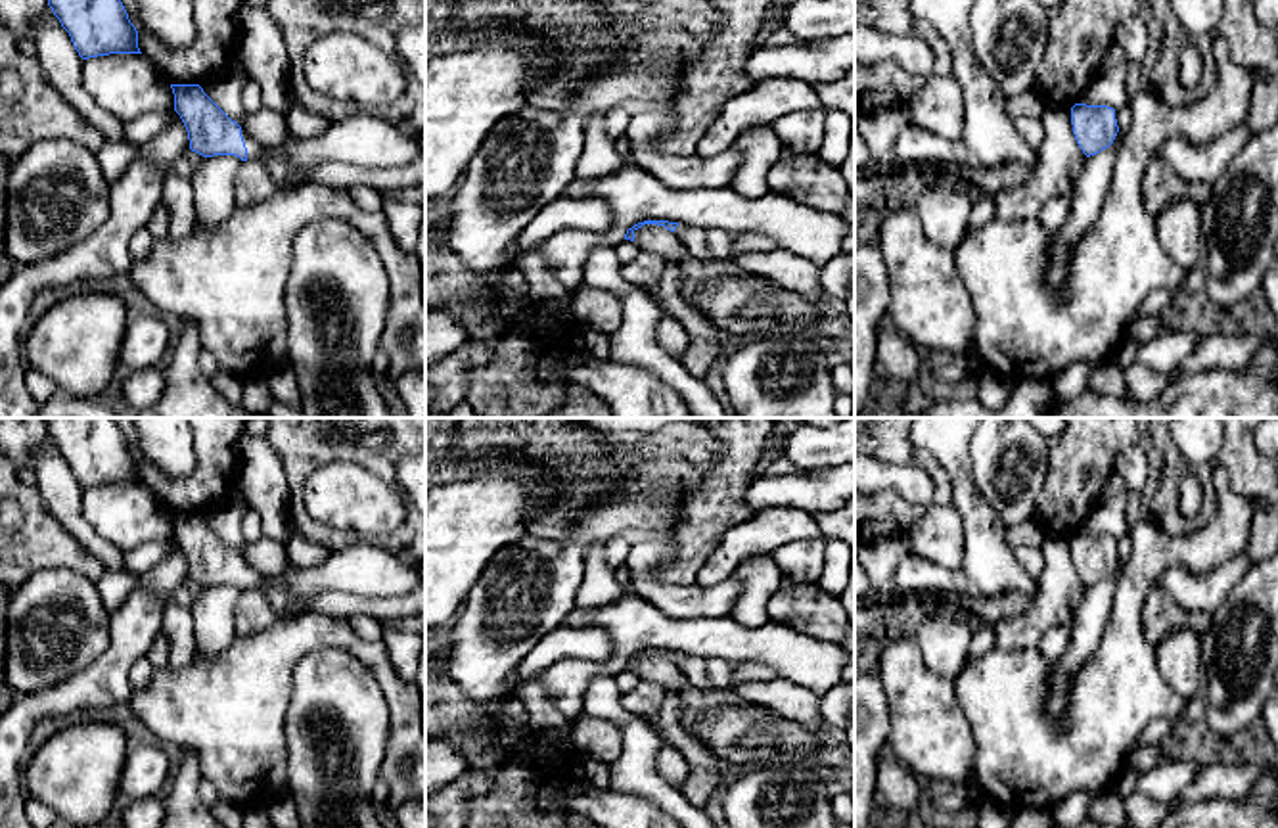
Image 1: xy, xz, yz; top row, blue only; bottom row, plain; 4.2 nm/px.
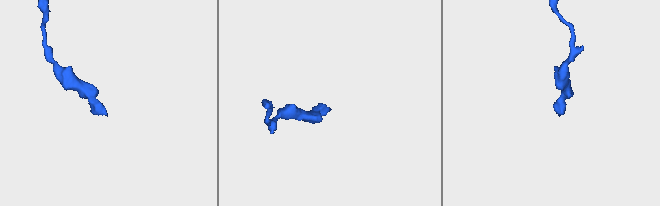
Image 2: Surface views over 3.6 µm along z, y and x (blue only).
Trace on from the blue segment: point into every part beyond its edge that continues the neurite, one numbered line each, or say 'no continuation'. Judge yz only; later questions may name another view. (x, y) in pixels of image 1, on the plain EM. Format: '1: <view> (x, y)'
no continuation

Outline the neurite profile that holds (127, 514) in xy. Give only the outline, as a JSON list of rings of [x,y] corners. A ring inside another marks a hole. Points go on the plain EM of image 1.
[[[109,483],[82,491],[82,516],[123,552],[151,540],[172,540],[174,523],[142,483]]]

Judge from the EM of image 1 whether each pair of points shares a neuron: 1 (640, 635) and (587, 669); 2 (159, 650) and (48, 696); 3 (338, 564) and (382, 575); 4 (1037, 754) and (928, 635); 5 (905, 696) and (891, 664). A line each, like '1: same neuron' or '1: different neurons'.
1: same neuron
2: different neurons
3: same neuron
4: different neurons
5: same neuron

